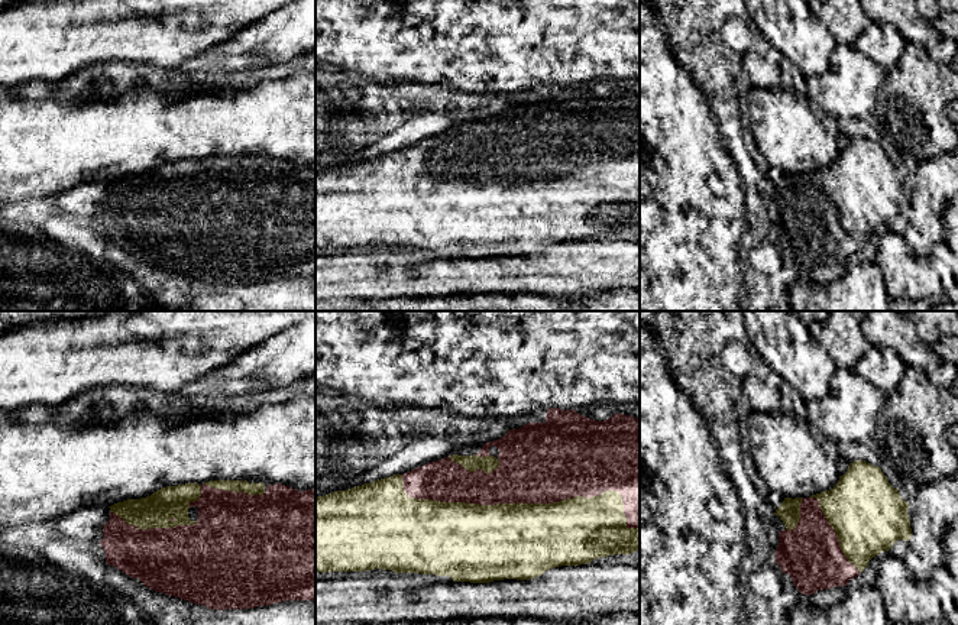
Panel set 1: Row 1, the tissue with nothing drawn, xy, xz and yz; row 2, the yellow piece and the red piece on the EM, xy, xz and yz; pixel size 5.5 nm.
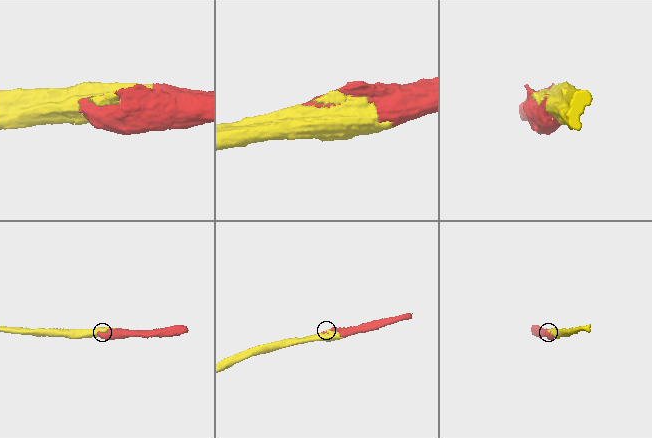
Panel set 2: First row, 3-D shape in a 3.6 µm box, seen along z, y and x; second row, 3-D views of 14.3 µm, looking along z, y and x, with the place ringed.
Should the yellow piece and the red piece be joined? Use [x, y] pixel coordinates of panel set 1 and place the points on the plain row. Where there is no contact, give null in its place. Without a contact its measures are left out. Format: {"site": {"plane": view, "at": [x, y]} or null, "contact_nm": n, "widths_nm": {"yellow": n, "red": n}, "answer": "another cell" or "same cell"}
{"site": {"plane": "xz", "at": [526, 180]}, "contact_nm": 1350, "widths_nm": {"yellow": 420, "red": 440}, "answer": "same cell"}

